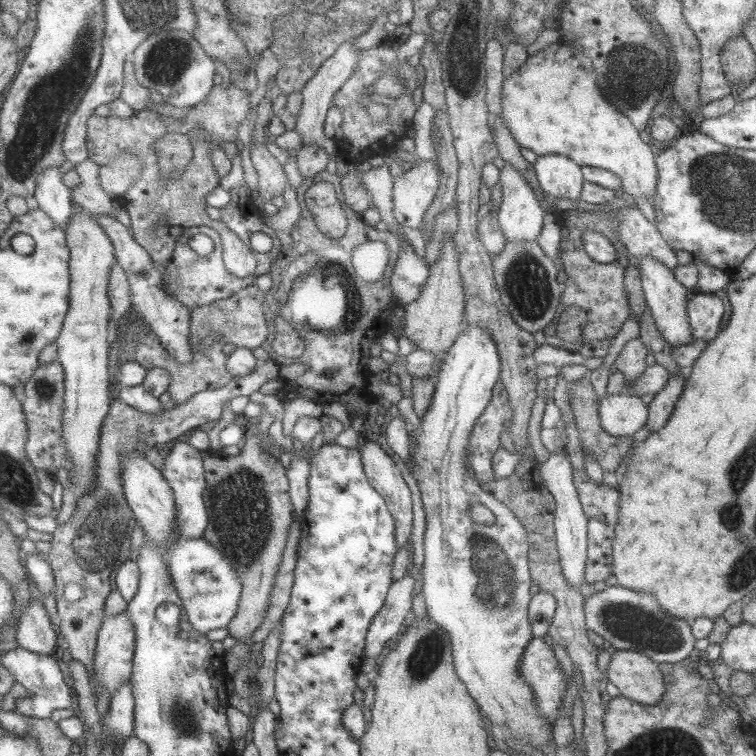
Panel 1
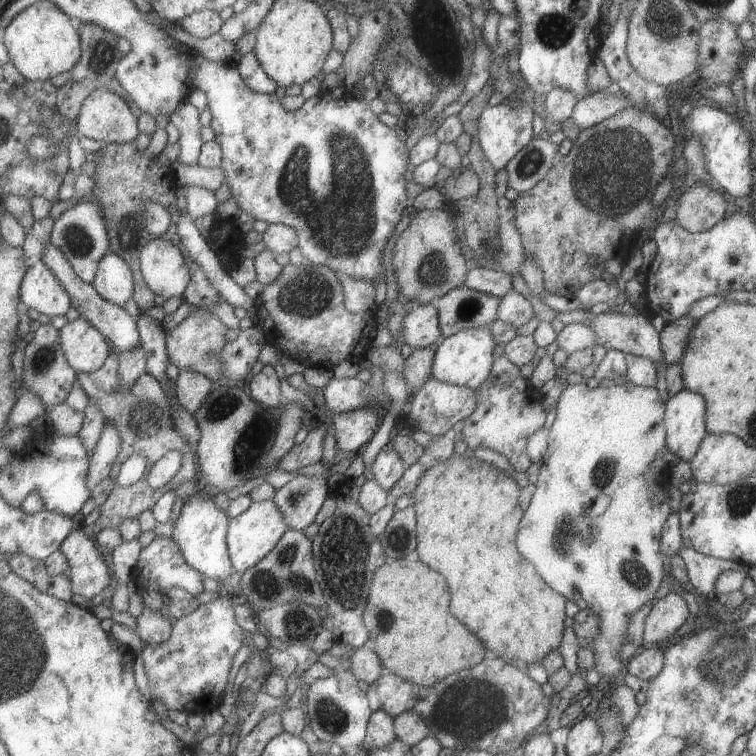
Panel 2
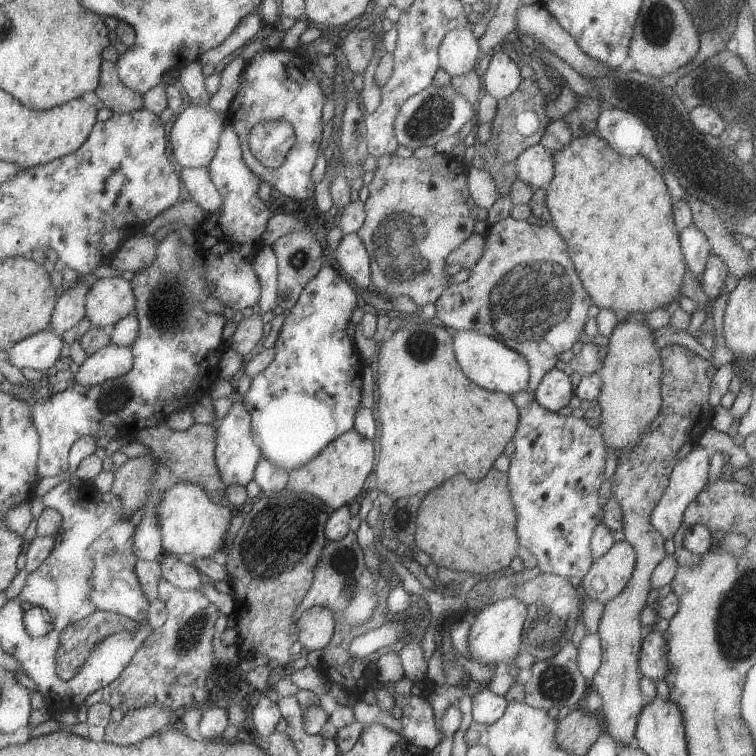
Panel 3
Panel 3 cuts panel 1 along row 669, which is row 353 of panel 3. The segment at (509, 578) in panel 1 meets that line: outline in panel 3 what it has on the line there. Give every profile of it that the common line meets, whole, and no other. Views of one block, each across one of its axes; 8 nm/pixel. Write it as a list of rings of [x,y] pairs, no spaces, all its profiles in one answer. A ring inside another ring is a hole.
[[[457,331],[452,338],[461,369],[481,389],[513,396],[528,386],[528,362],[523,355],[478,331]]]

